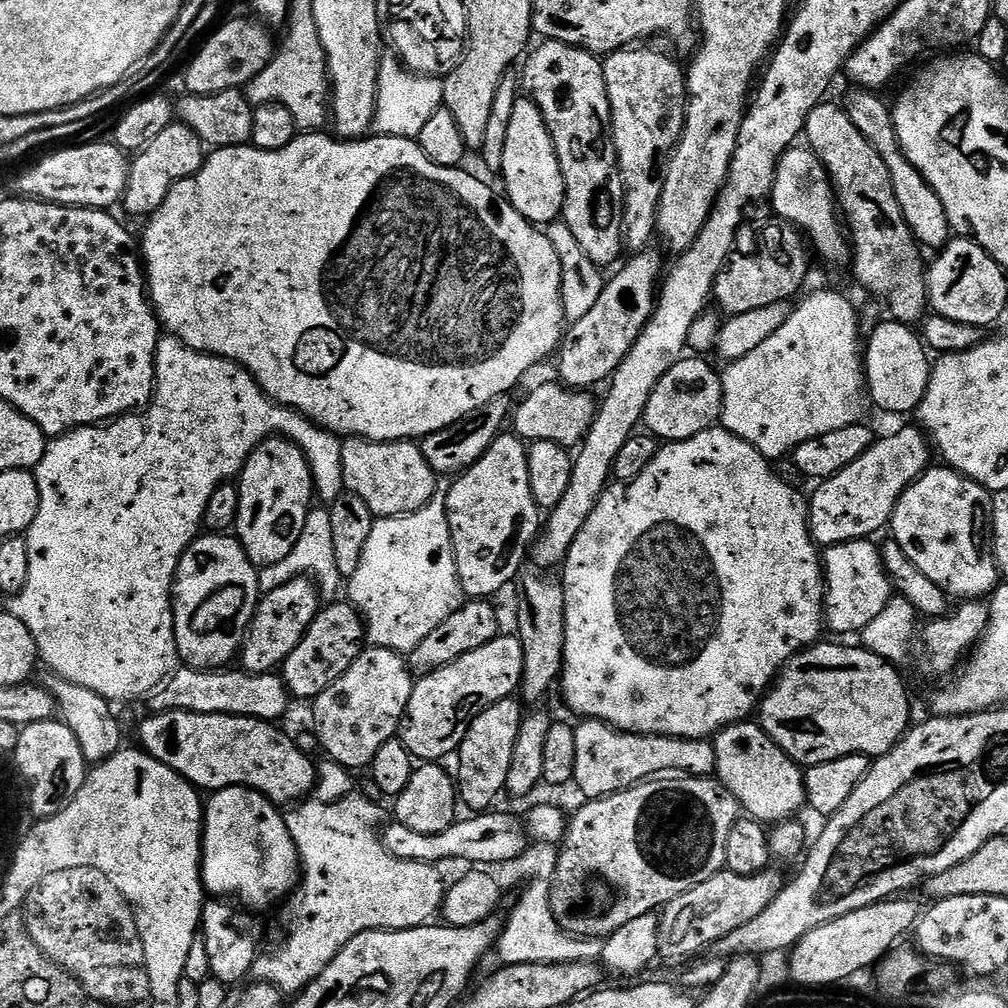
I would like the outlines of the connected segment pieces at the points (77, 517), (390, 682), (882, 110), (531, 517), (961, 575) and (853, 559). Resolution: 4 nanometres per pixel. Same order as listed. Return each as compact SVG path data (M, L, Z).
M164 334L161 335L156 347L156 389L153 390L152 399L147 407L130 412L127 416L118 416L103 426L76 428L73 432L65 432L63 436L49 439L46 454L34 470L40 501L38 514L26 533L30 550L30 578L26 578L24 589L17 596L11 597L10 611L14 618L18 618L18 622L26 622L26 630L34 634L39 659L43 663L45 660L56 671L55 675L59 679L92 690L94 694L109 702L140 699L143 701L176 671L181 659L174 634L172 584L176 581L176 571L182 554L193 544L197 536L201 535L206 502L210 502L210 494L214 494L214 490L218 490L220 484L235 481L243 472L245 462L250 458L250 454L254 454L256 447L273 437L283 438L300 447L312 468L315 495L319 499L321 496L325 500L321 500L325 505L331 506L345 492L341 437L319 428L313 420L307 420L304 414L297 412L295 408L286 408L283 404L273 402L241 364L227 360L224 356L211 356L209 352L195 352L192 348L187 348L177 336Z
M365 647L350 670L337 678L311 705L312 724L328 755L325 757L349 770L367 769L374 754L399 733L413 683L412 670L401 653L389 648Z
M859 86L849 87L849 92L842 99L842 107L846 114L850 114L850 122L862 130L862 134L878 150L882 162L886 162L886 170L890 170L890 182L894 182L894 194L898 198L898 206L902 206L902 214L910 226L912 235L925 249L939 250L948 243L950 239L950 229L946 210L942 206L942 198L934 194L934 190L922 178L922 174L908 161L906 154L900 149L898 134L894 126L892 117L892 108L883 100L879 91L871 88L862 88Z
M515 434L497 436L479 462L465 468L452 482L452 488L447 489L448 525L460 585L465 597L492 598L495 592L502 591L516 575L521 575L520 567L524 560L526 564L526 557L542 527L542 512L537 508L536 499L530 490L530 466L525 441Z
M947 466L929 467L905 492L892 512L890 525L891 539L906 550L906 558L930 578L949 597L965 600L980 600L996 591L1001 583L1000 570L996 566L995 555L986 547L986 525L990 520L993 493L978 482Z
M871 539L867 540L851 540L845 544L830 544L823 549L822 552L822 567L824 570L824 622L827 631L832 632L856 632L863 633L866 626L870 626L870 622L874 622L874 618L878 618L878 614L882 614L882 610L886 610L889 600L894 595L894 589L888 572L884 569L884 560L880 557L880 548L877 545L872 545Z

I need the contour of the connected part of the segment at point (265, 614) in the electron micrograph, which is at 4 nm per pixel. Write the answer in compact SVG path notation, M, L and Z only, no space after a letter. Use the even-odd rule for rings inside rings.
M300 576L286 582L286 586L278 586L273 592L261 595L238 653L239 663L244 663L241 664L243 671L276 672L283 665L285 658L298 646L298 642L302 642L306 630L320 612L322 601L315 586L317 587L309 577Z

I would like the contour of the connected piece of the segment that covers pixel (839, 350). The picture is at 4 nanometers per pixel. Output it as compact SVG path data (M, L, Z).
M812 292L793 307L790 318L758 350L723 369L723 427L757 448L768 461L783 460L810 439L861 423L866 404L866 377L858 308L840 292Z

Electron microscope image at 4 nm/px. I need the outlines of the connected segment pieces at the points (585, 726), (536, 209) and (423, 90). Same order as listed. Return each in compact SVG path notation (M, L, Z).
M600 720L579 722L574 728L574 784L580 787L581 797L609 796L661 774L712 776L716 771L716 746L708 740L639 736L637 732L619 732Z
M517 98L514 102L514 111L510 117L510 130L506 130L506 150L502 158L502 177L507 200L532 224L547 226L553 221L559 221L564 211L564 179L560 163L556 157L556 147L552 141L550 130L542 118L542 110L531 98Z
M385 59L380 66L374 128L381 136L401 136L411 140L419 137L422 126L426 126L426 121L430 119L430 114L442 107L444 85L439 79L435 80L432 74L417 74L405 67L399 59L396 60Z

